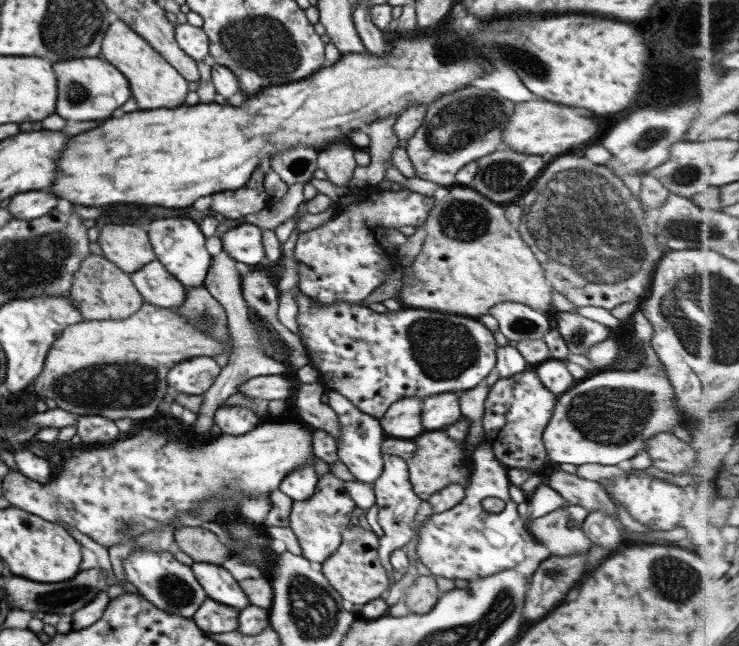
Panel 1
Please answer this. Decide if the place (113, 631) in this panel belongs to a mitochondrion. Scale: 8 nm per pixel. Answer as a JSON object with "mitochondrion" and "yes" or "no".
{"mitochondrion":"no"}

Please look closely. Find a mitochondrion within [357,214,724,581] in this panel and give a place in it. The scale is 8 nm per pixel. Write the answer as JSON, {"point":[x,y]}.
{"point":[611,416]}

